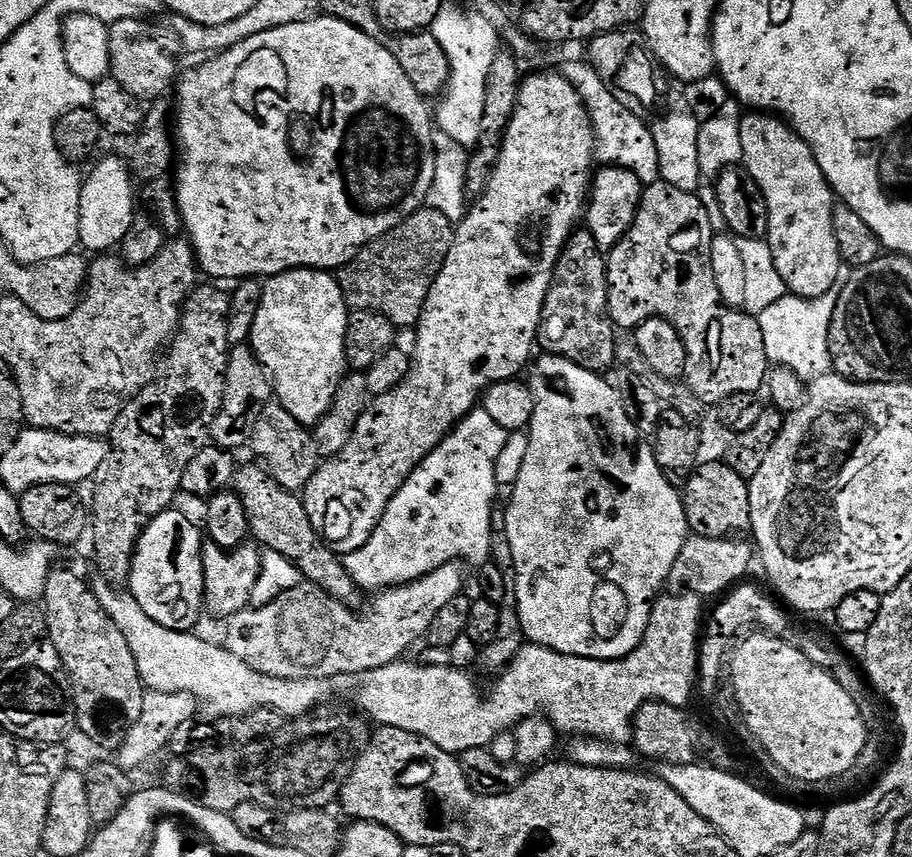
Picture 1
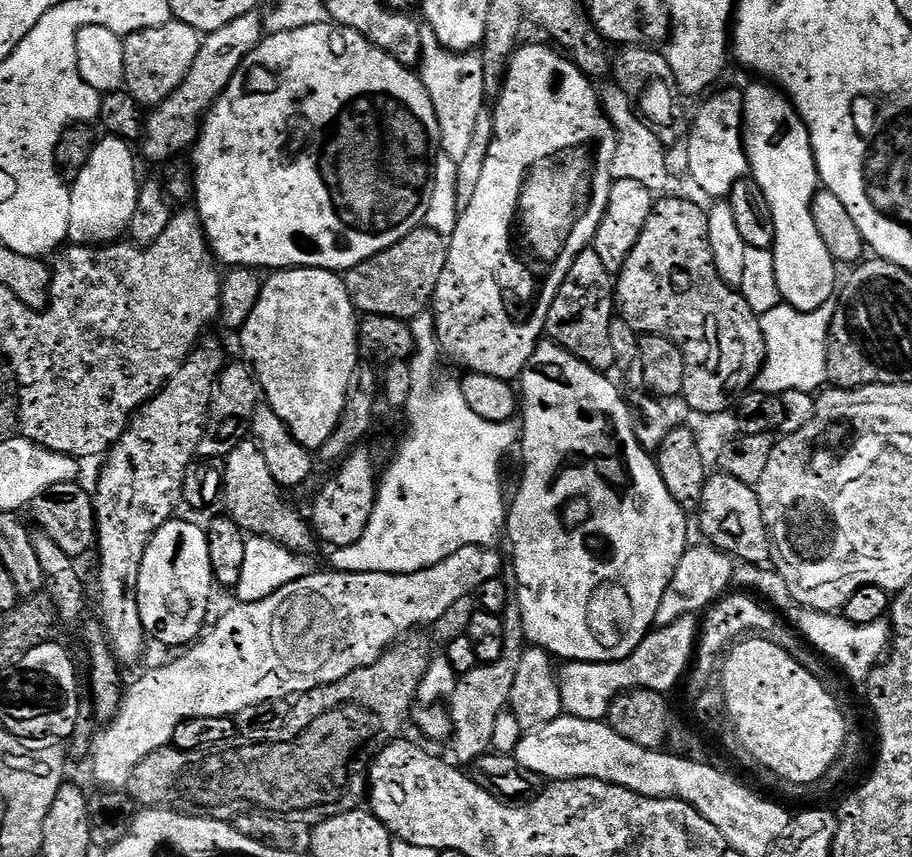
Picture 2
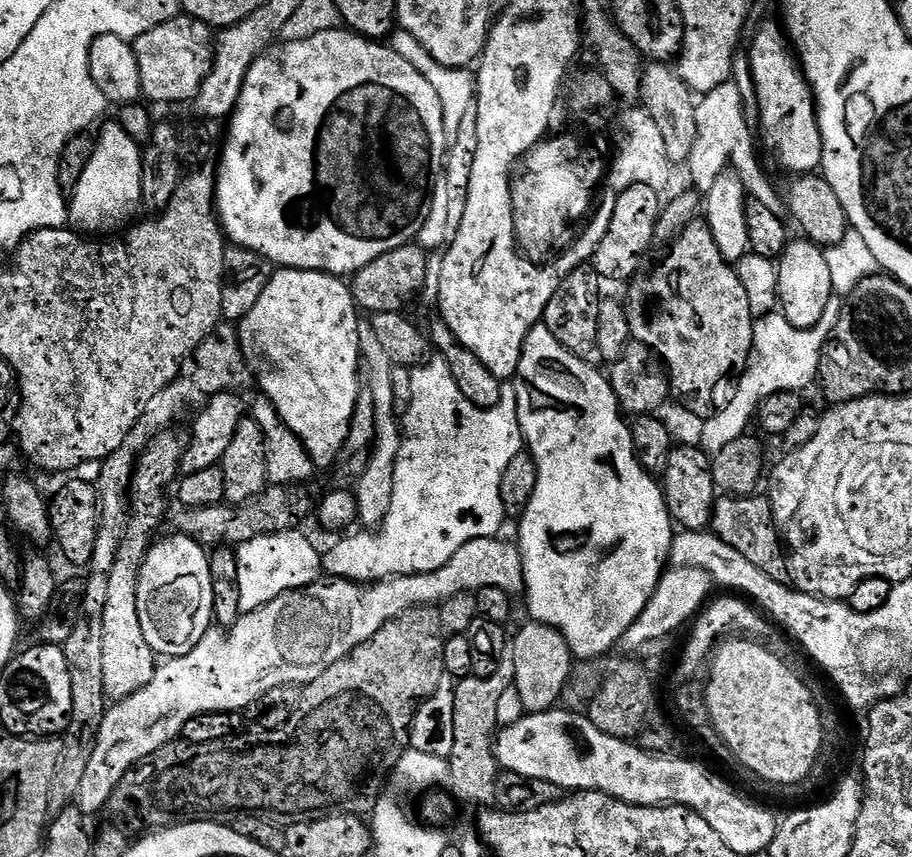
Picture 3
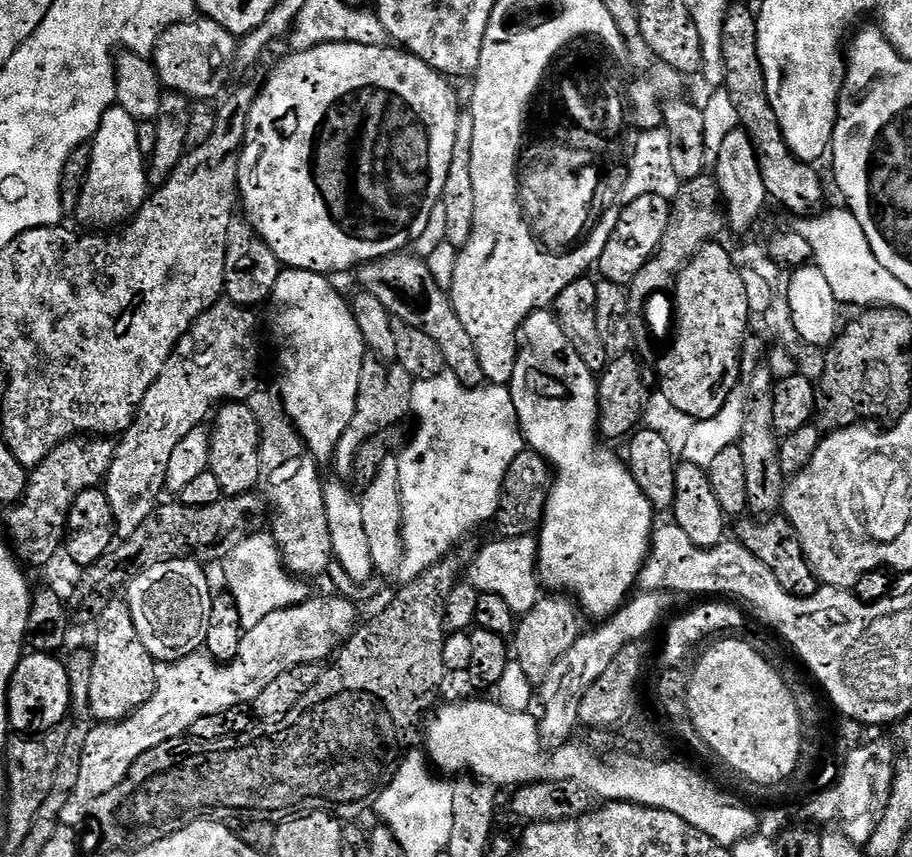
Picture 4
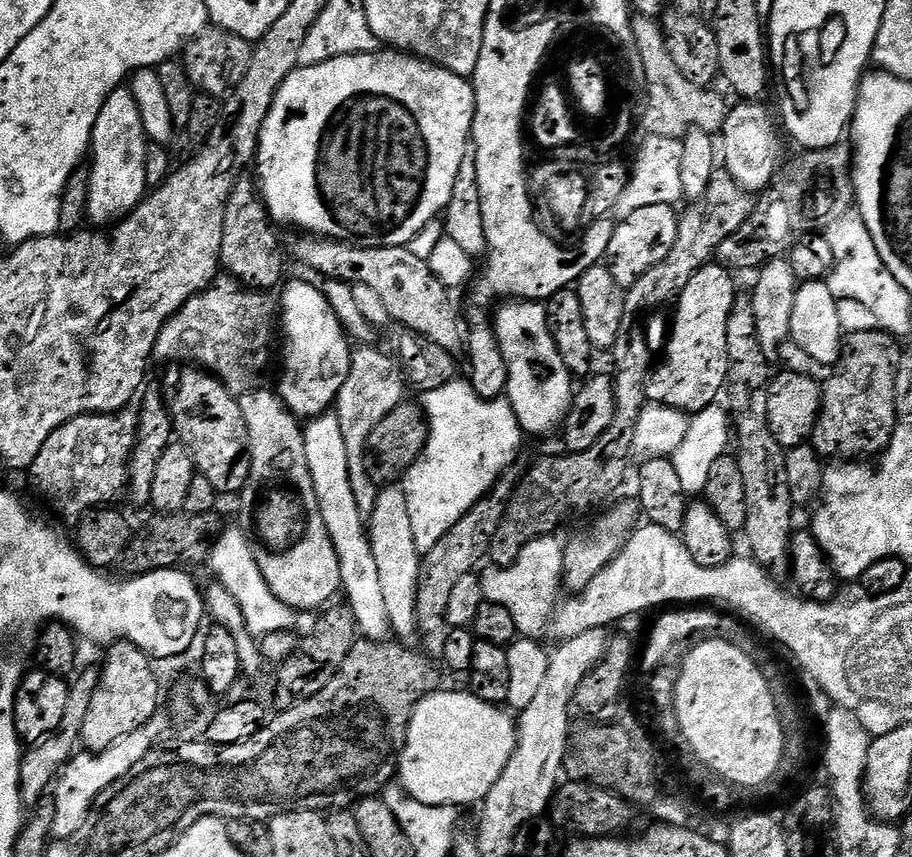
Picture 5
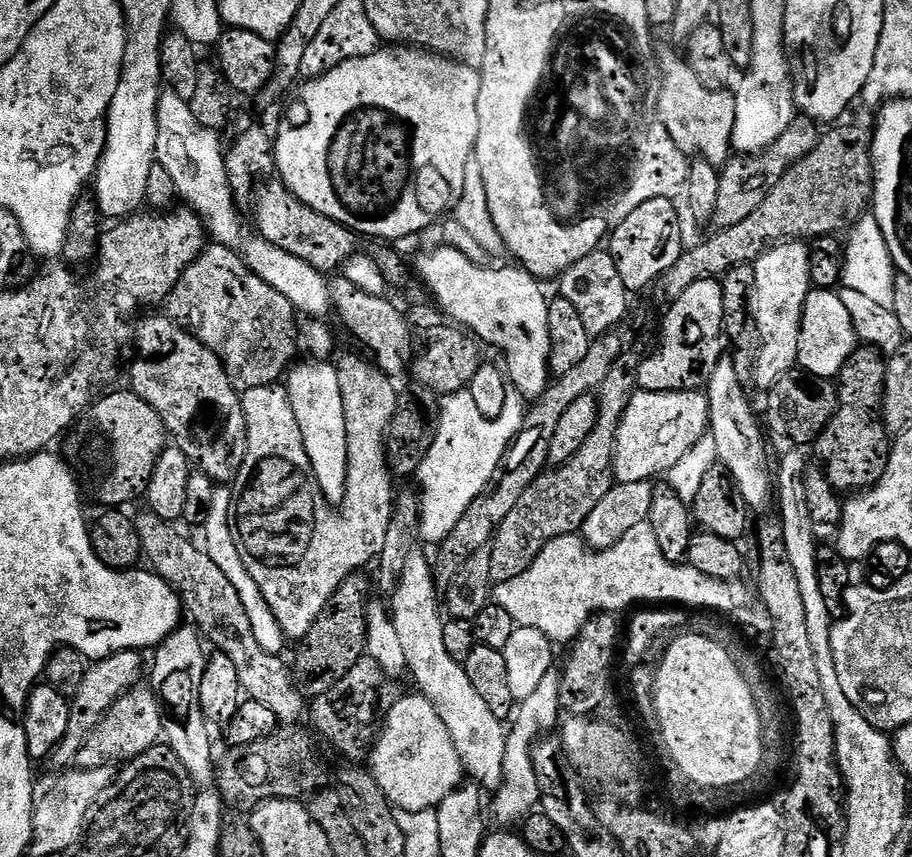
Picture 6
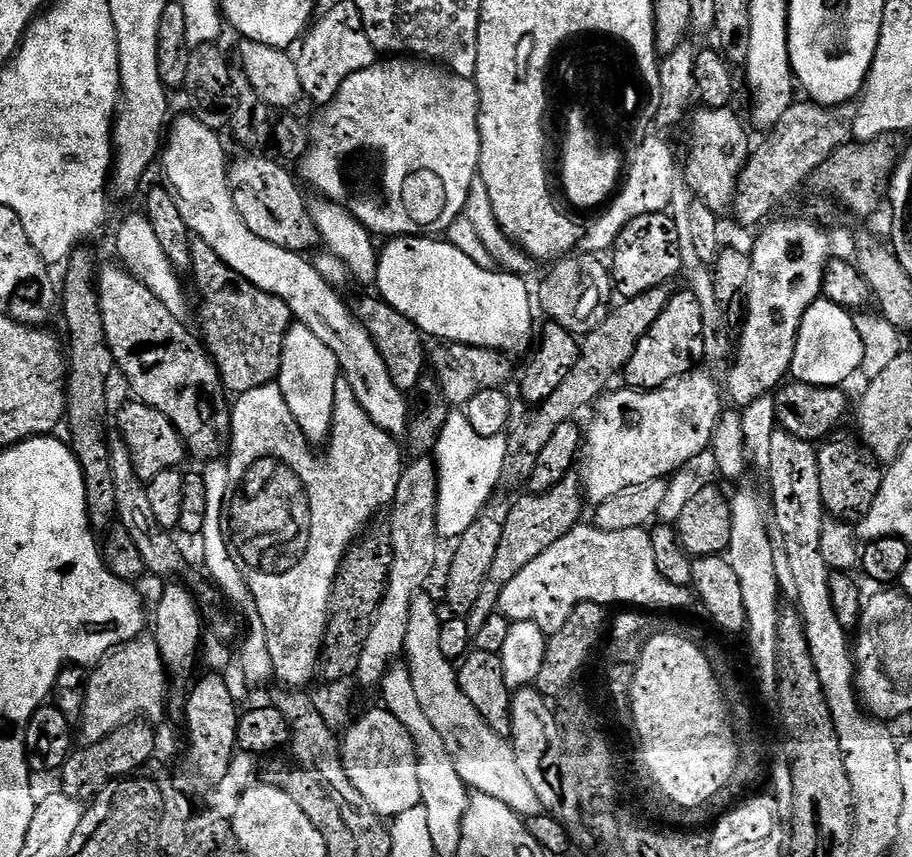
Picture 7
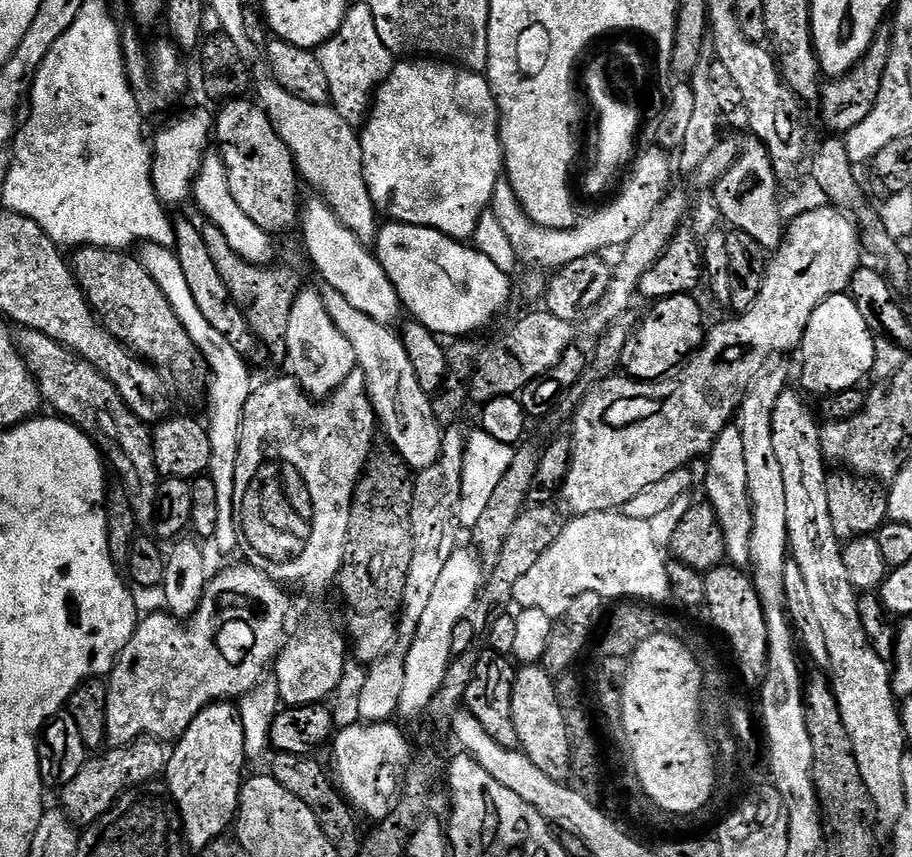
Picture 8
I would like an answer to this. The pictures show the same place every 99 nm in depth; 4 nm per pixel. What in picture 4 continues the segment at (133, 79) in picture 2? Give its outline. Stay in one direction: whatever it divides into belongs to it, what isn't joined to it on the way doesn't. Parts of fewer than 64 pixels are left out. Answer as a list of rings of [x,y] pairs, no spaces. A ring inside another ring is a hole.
[[[193,18],[171,24],[156,40],[150,59],[167,91],[184,95],[192,102],[212,102],[229,87],[228,75],[234,72],[237,43],[237,37],[218,22]]]

